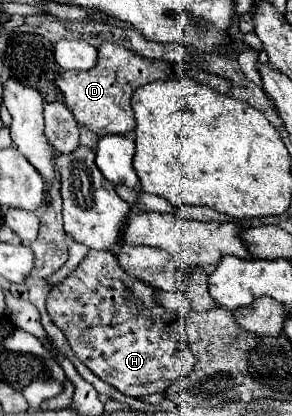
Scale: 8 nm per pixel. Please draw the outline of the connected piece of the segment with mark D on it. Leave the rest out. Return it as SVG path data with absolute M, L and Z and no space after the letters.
M103 42L99 46L99 62L91 70L61 72L57 76L57 86L65 96L75 120L99 136L107 134L129 134L135 128L135 116L131 108L131 96L139 86L155 80L169 80L173 76L173 62L151 60L135 54L133 50Z

